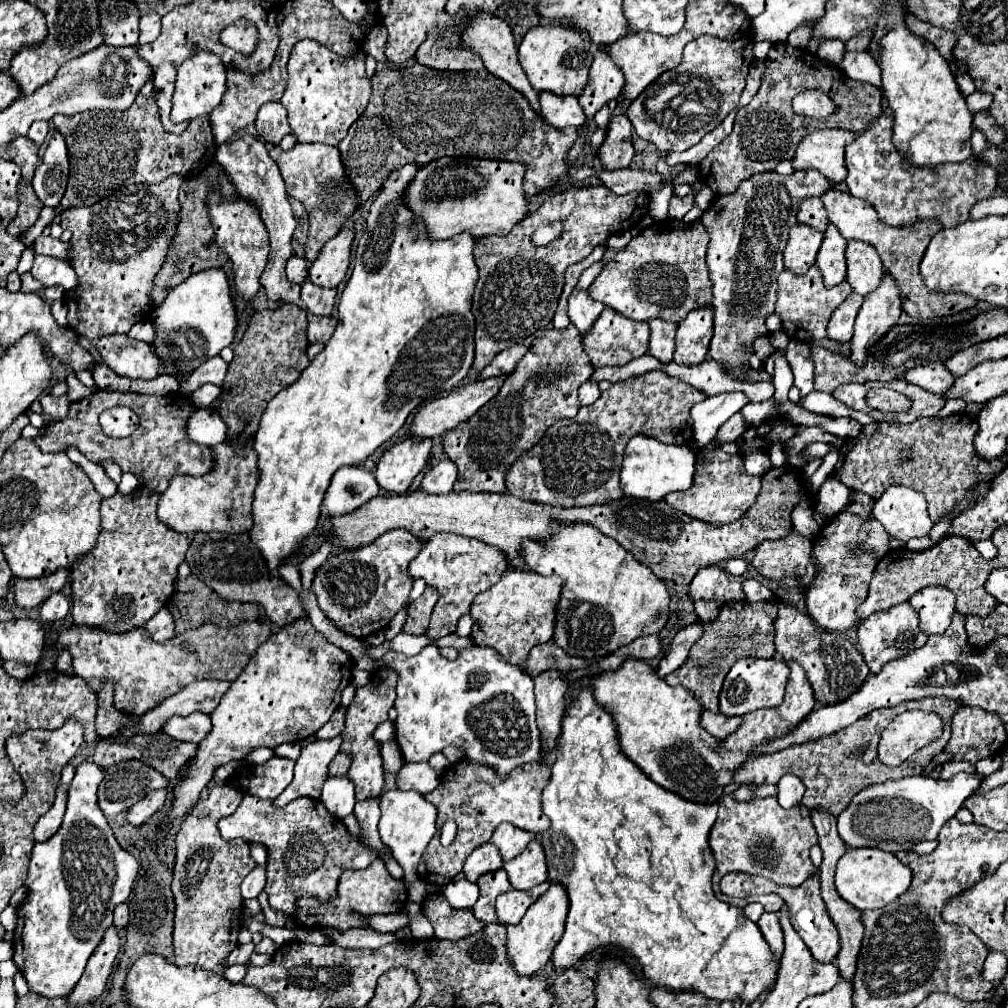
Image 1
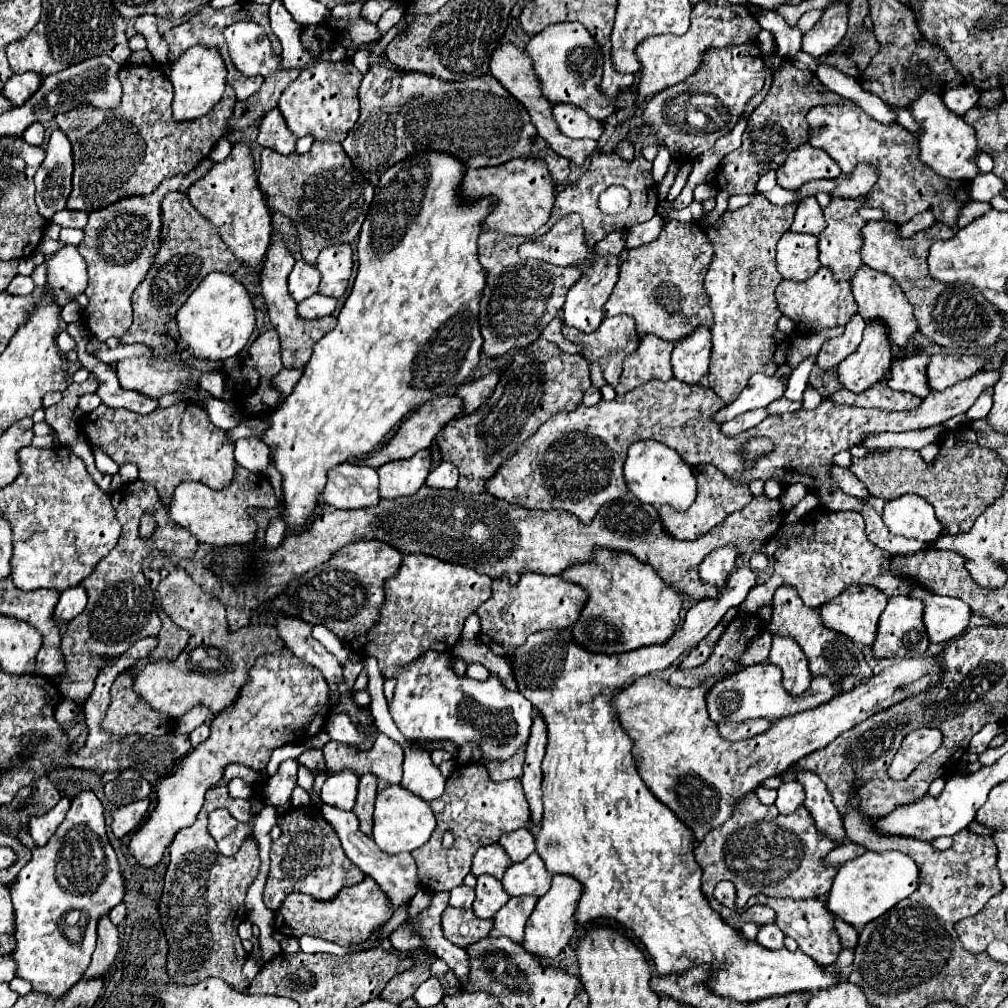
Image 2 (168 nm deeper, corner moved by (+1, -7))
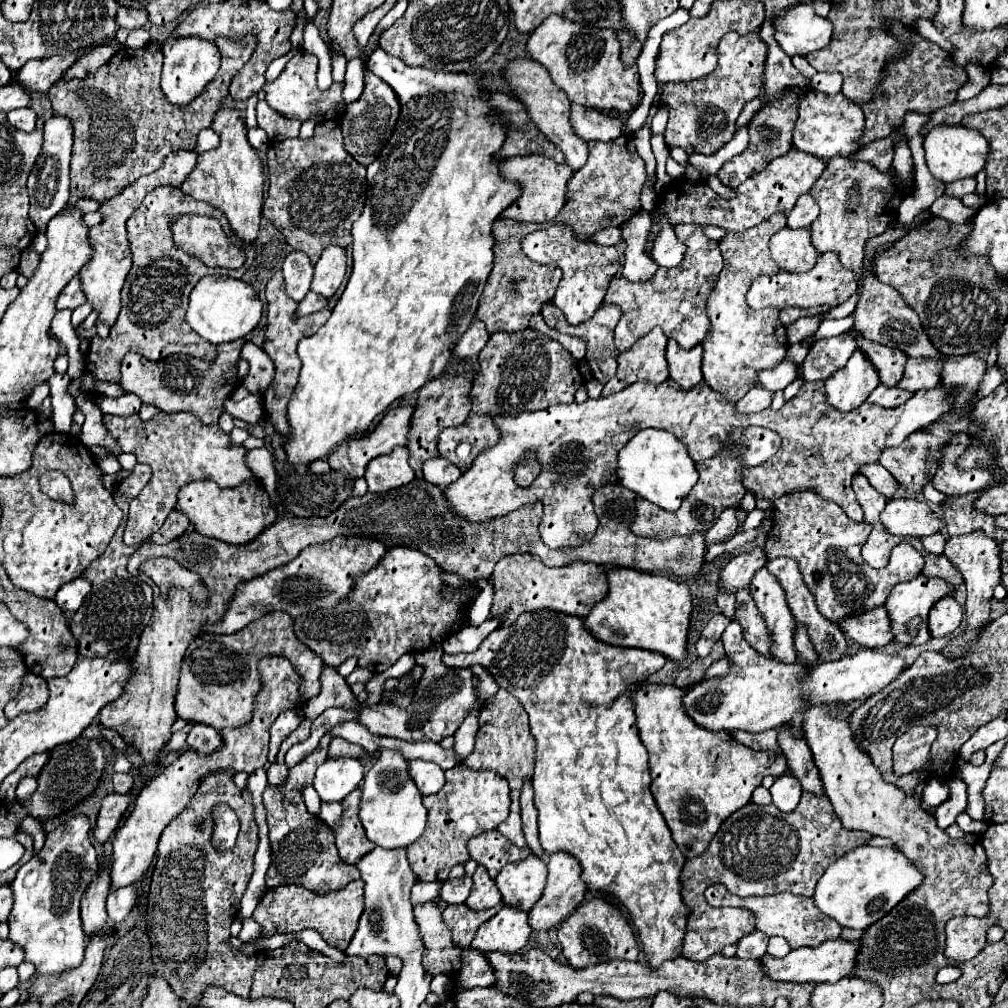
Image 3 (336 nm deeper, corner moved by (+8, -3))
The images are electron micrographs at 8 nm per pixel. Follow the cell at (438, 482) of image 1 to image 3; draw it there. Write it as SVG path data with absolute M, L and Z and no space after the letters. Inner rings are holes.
M436 457L436 459L428 459L424 463L424 479L432 485L438 487L446 487L450 483L454 483L458 477L462 475L462 471L448 459L444 457Z

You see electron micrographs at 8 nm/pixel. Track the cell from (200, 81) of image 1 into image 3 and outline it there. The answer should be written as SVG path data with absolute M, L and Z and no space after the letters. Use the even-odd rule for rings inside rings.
M170 37L162 45L164 67L162 67L162 91L174 105L186 105L198 97L204 87L214 79L220 67L220 51L212 41L200 37Z

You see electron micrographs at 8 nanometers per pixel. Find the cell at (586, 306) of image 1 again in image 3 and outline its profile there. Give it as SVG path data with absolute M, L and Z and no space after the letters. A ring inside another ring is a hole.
M552 225L544 231L534 231L532 235L524 237L522 249L532 261L540 264L552 263L562 269L564 275L562 275L562 281L556 289L552 303L562 309L562 313L570 325L584 323L596 313L596 309L604 301L608 283L612 281L612 277L618 273L618 269L622 265L622 259L620 259L620 253L616 247L600 247L594 243L580 243L574 237L572 227L564 227L564 225Z

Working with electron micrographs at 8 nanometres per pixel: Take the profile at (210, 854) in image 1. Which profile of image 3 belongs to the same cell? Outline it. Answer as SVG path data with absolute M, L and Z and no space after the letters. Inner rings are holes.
M212 771L208 773L202 781L186 809L168 823L166 831L160 837L158 843L158 859L154 865L152 873L152 883L150 883L150 893L148 893L148 911L146 911L146 921L148 921L148 937L152 941L152 959L156 965L156 971L170 983L174 993L192 1003L200 1003L200 995L204 993L206 987L224 987L226 991L248 999L254 971L258 967L256 955L244 955L240 949L228 947L228 937L230 937L230 925L240 909L240 899L248 887L248 881L254 871L254 853L258 847L258 825L254 821L254 805L252 805L252 795L248 789L238 789L232 781L232 771ZM218 803L230 805L238 819L240 819L240 831L236 839L236 845L230 851L218 851L212 847L210 835L212 835L212 809Z

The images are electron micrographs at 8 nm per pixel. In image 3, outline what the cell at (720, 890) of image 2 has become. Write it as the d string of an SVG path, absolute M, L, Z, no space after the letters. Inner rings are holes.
M712 885L706 889L706 901L712 907L742 907L754 913L756 919L756 929L766 933L768 937L780 935L788 941L790 949L798 947L816 947L826 939L838 939L842 927L828 915L824 915L812 897L800 897L794 893L778 893L770 897L736 897L726 891L724 885Z

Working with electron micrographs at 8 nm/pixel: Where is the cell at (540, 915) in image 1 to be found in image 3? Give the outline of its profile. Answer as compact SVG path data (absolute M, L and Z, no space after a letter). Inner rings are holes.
M558 851L558 853L550 855L546 889L544 889L542 897L538 899L538 903L532 907L532 911L528 913L528 923L530 923L530 927L534 931L544 931L544 929L556 927L582 903L582 899L586 895L586 883L582 881L580 873L582 873L582 867L580 867L576 857L572 857L572 855L564 853L564 851Z

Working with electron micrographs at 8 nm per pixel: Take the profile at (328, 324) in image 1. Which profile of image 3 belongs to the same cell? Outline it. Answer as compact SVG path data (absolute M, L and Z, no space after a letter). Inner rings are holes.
M274 275L268 285L266 285L266 299L268 299L268 325L266 325L266 333L264 333L264 345L262 349L268 353L268 357L272 359L274 367L276 367L276 373L274 373L274 379L270 383L270 387L262 393L262 403L264 403L264 411L266 415L270 417L274 429L288 437L290 433L290 425L288 425L288 419L286 419L286 407L288 407L288 401L290 401L290 395L294 391L294 385L298 381L298 373L300 373L300 359L298 359L298 353L296 353L296 345L302 337L310 337L314 335L324 323L326 319L330 317L330 309L322 309L318 313L312 313L310 317L296 317L296 307L298 303L288 299L286 295L286 289L284 289L284 279L282 275Z

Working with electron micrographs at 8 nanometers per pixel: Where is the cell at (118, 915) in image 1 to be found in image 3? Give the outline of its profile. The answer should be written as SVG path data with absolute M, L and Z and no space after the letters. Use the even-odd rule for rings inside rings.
M122 887L120 891L112 891L108 895L108 901L106 901L106 909L108 909L108 917L112 923L120 923L130 911L132 907L136 905L136 887Z

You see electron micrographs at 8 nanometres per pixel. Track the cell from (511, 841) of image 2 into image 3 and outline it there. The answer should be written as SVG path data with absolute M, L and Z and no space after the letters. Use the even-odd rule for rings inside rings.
M498 689L498 693L494 697L490 697L482 703L478 723L480 723L480 729L476 733L476 745L474 745L474 751L464 759L464 765L472 767L472 769L494 769L496 773L500 773L508 779L510 791L512 791L510 793L512 807L510 807L508 819L498 825L498 831L504 837L508 837L514 845L526 847L522 821L520 821L518 797L520 797L522 785L532 779L532 767L534 767L534 739L528 731L528 715L516 697L512 697L504 689Z

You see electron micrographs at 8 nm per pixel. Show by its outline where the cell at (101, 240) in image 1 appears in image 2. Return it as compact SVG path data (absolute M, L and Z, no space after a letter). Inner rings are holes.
M205 159L193 173L177 175L165 179L151 195L127 197L105 209L91 211L89 223L85 225L85 235L79 243L79 253L87 261L89 285L85 295L89 297L87 307L81 311L81 321L91 329L91 335L99 341L107 341L109 337L123 337L133 323L131 295L137 285L147 277L155 255L159 251L159 235L161 235L161 201L171 191L187 191L195 179L201 177L209 169L211 159Z

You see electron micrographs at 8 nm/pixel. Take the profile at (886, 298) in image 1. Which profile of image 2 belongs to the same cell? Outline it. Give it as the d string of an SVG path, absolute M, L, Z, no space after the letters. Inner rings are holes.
M873 319L867 323L859 347L839 363L839 379L849 391L865 391L885 375L891 361L893 345L889 341L889 329L881 319Z

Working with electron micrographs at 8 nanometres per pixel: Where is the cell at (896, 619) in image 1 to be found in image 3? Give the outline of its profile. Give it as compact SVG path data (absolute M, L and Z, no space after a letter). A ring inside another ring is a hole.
M918 575L912 581L898 583L892 589L892 593L888 597L888 603L886 603L886 609L888 609L888 615L890 615L890 623L892 623L892 633L896 635L896 641L904 643L904 645L924 645L930 639L928 613L930 613L932 605L938 599L942 599L946 595L952 595L954 591L956 589L950 583L946 583L944 579L926 577L926 575Z

